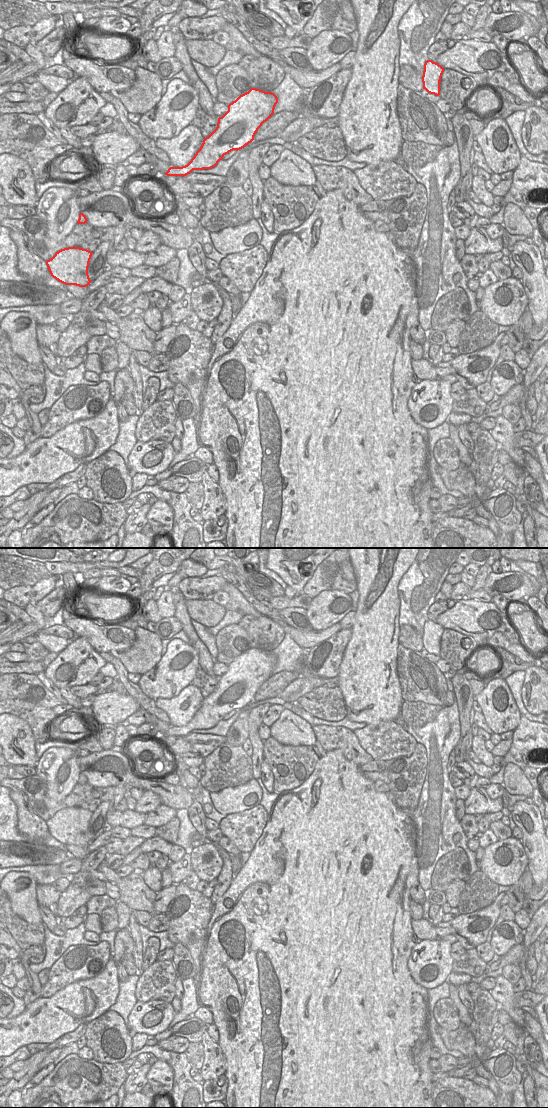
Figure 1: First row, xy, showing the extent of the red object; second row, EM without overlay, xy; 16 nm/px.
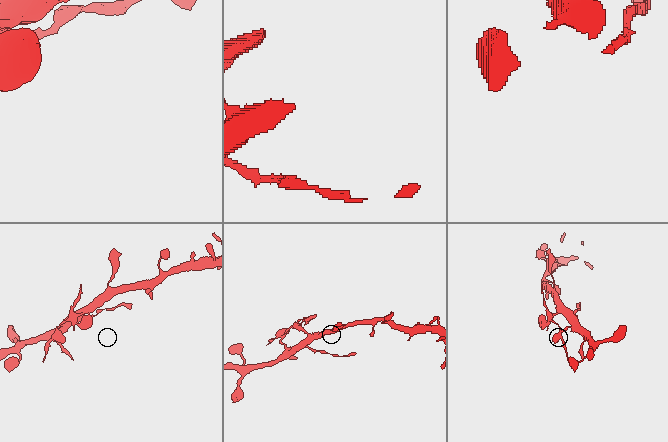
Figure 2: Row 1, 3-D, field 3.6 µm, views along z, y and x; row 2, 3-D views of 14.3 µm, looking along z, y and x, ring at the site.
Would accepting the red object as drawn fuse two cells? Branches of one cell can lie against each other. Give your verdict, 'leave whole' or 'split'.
split

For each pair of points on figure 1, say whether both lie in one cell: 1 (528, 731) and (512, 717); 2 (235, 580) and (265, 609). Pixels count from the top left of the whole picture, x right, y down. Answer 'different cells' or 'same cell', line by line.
1: different cells
2: same cell

